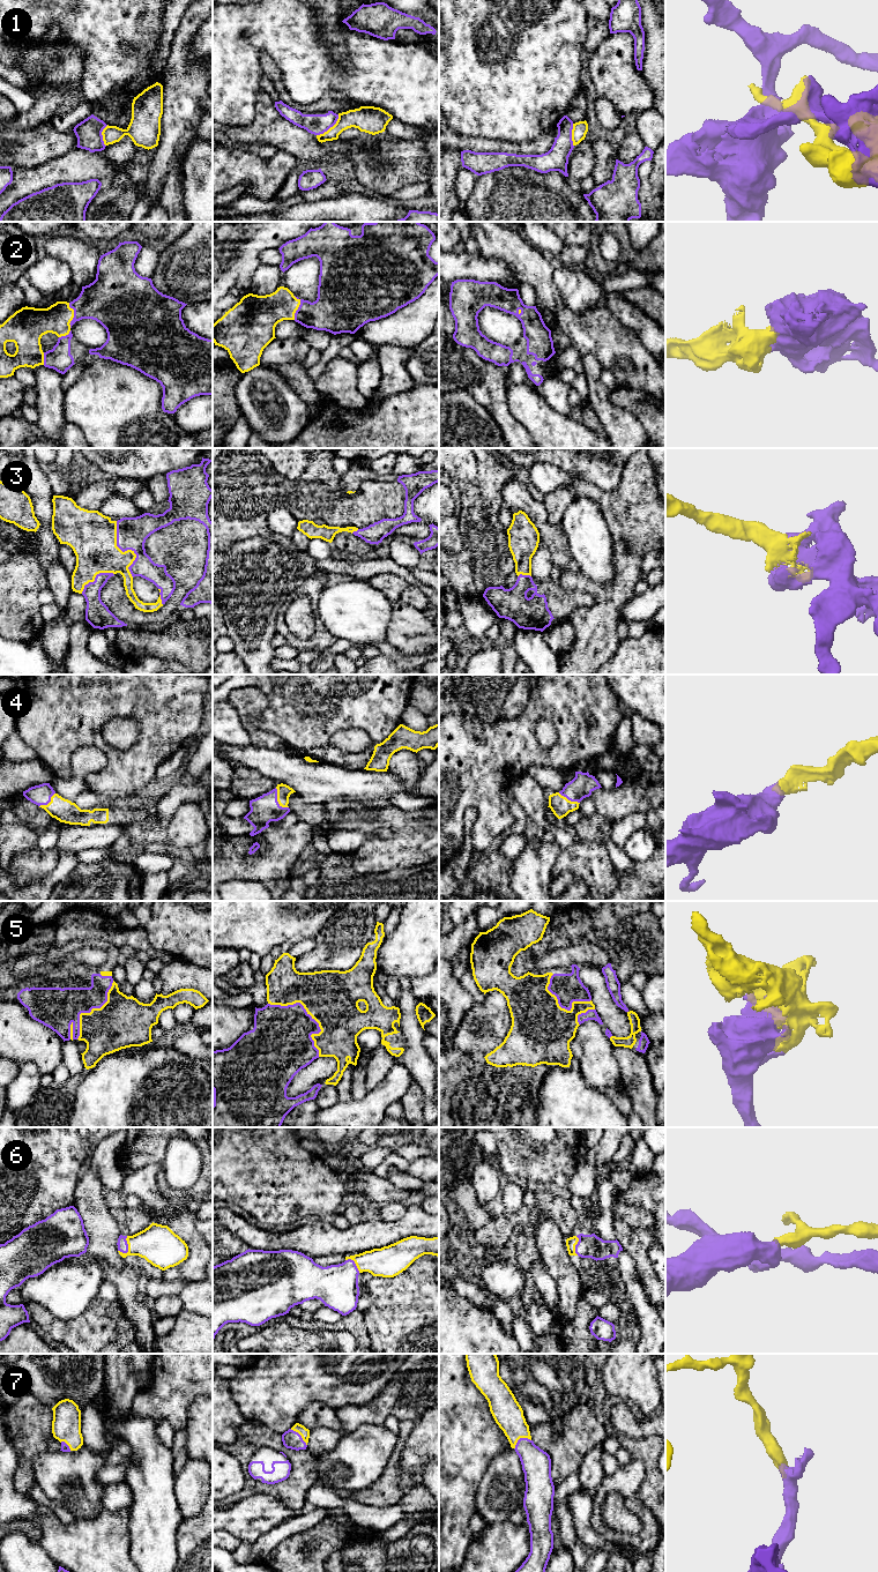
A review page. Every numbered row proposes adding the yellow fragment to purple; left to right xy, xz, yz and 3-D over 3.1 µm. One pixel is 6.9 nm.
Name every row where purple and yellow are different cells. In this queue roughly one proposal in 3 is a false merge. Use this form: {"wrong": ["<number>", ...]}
{"wrong": ["1"]}

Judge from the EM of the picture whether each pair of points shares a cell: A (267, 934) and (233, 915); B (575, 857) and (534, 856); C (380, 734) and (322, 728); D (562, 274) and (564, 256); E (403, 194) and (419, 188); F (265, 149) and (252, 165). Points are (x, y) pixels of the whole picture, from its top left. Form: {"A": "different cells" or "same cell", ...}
{"A": "same cell", "B": "different cells", "C": "same cell", "D": "different cells", "E": "same cell", "F": "different cells"}

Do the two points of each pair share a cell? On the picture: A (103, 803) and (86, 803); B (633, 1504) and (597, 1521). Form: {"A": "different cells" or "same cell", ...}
{"A": "same cell", "B": "same cell"}

